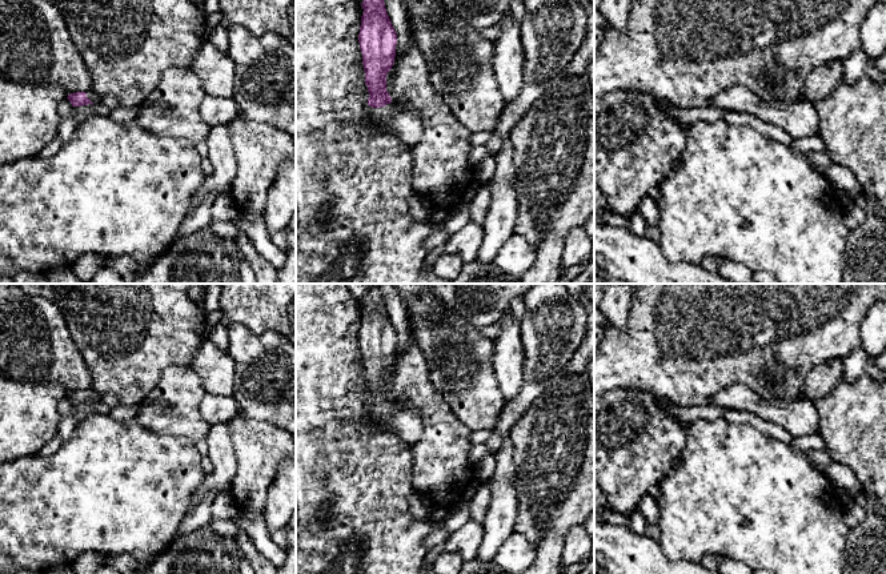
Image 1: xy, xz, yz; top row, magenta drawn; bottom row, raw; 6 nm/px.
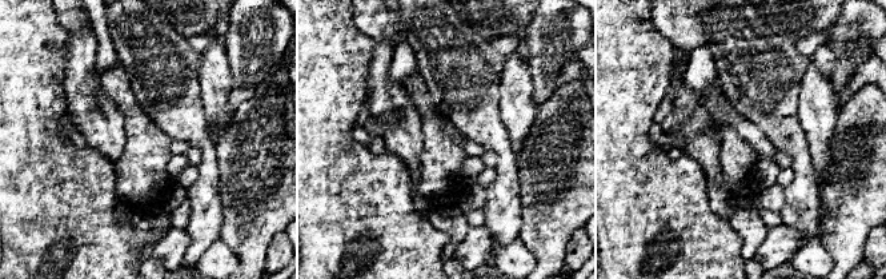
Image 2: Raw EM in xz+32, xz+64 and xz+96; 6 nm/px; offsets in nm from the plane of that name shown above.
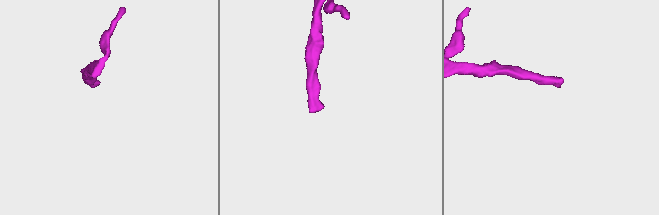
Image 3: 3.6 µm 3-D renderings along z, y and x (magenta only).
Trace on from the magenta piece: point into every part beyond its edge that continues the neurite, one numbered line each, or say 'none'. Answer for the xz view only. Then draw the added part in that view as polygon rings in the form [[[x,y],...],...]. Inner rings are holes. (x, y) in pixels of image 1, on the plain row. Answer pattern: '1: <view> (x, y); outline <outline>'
1: xz (404, 420); outline [[[390,401],[381,406],[372,406],[370,414],[382,421],[410,447],[416,445],[424,431],[418,410],[409,404],[398,405]]]

